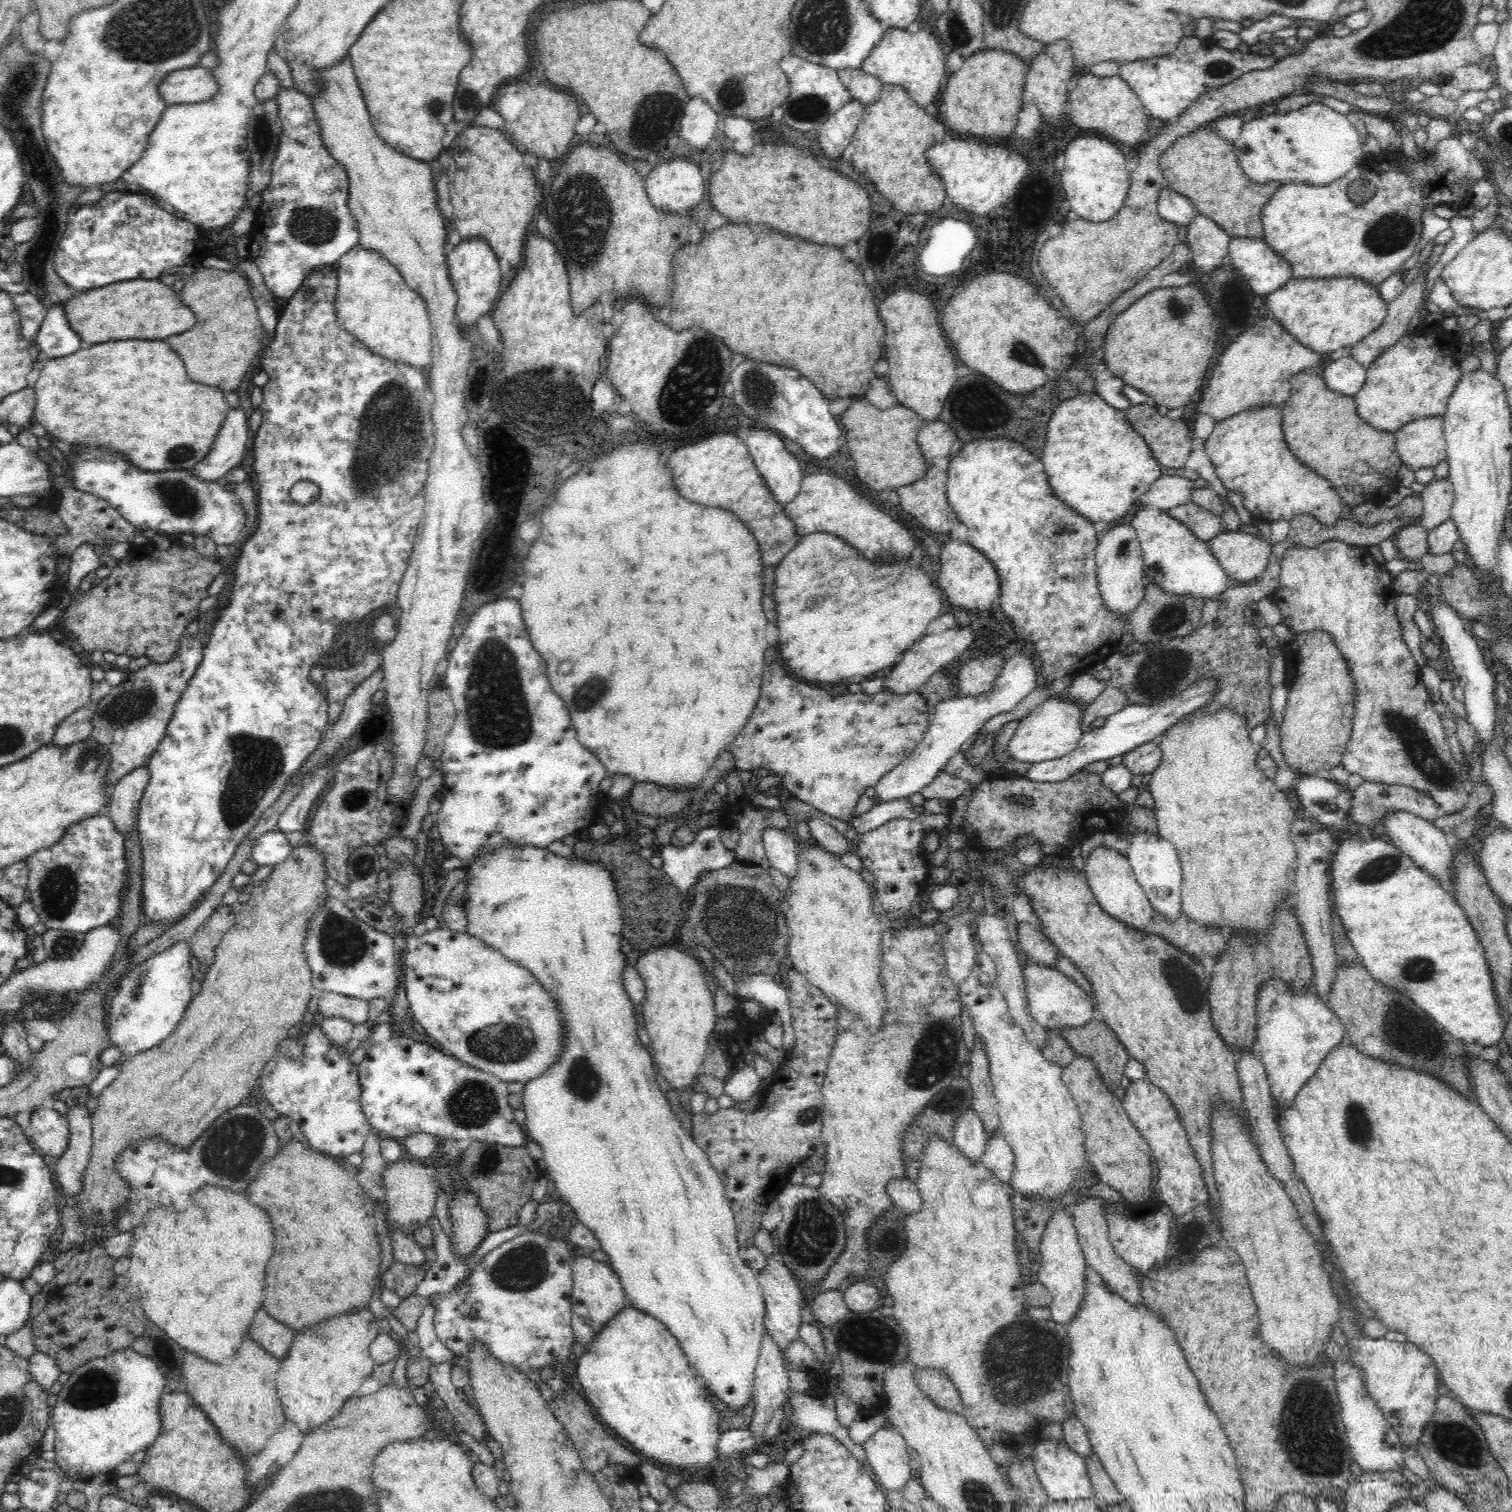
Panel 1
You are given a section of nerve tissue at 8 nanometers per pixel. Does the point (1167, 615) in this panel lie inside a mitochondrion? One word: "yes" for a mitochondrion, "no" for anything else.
yes

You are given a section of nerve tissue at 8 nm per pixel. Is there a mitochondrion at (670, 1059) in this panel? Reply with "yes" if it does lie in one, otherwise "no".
no

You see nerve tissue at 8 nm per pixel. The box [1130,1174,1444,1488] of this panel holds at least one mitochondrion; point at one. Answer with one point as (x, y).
(1319, 1457)

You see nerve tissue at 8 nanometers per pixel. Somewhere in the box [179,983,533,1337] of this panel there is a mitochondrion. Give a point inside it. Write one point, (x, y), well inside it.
(229, 1151)

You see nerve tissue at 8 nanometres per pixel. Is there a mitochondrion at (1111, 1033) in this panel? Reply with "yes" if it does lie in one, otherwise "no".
no

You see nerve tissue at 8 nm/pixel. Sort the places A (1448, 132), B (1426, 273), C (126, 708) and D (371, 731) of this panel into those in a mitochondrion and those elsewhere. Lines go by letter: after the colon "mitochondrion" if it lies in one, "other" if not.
A: other
B: other
C: mitochondrion
D: other

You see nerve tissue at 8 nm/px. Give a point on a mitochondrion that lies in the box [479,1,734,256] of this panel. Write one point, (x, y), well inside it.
(657, 114)

